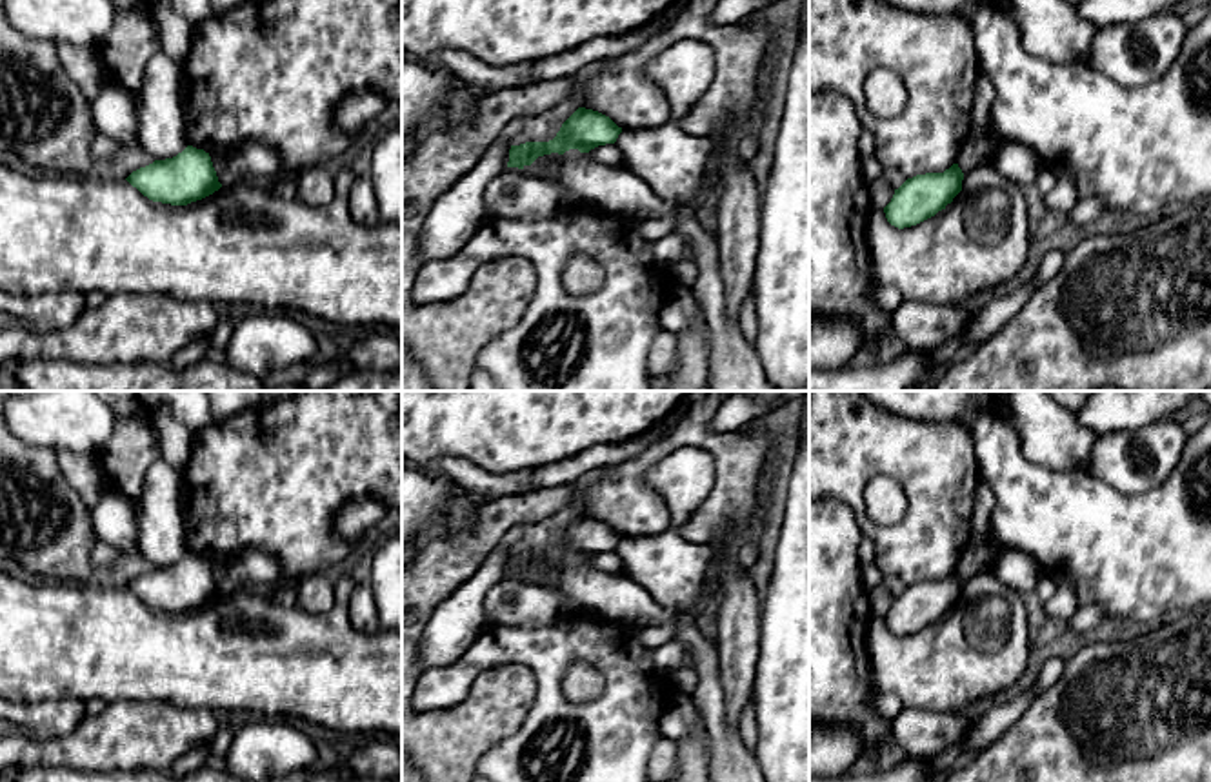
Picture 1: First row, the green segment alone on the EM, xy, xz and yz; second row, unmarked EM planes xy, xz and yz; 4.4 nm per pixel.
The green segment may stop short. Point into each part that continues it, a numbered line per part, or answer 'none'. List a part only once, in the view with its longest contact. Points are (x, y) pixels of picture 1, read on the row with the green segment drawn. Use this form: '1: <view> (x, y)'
none

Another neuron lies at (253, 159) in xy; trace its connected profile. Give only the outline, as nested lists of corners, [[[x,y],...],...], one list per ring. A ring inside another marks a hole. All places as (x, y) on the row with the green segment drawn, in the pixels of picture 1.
[[[255,140],[231,151],[229,155],[209,156],[222,187],[231,187],[245,176],[273,176],[282,165],[282,158],[275,149]]]

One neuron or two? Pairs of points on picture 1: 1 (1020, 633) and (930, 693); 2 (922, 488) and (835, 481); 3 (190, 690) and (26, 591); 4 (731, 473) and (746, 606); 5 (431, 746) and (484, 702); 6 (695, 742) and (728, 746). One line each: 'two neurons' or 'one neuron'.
1: one neuron
2: one neuron
3: one neuron
4: two neurons
5: one neuron
6: two neurons

